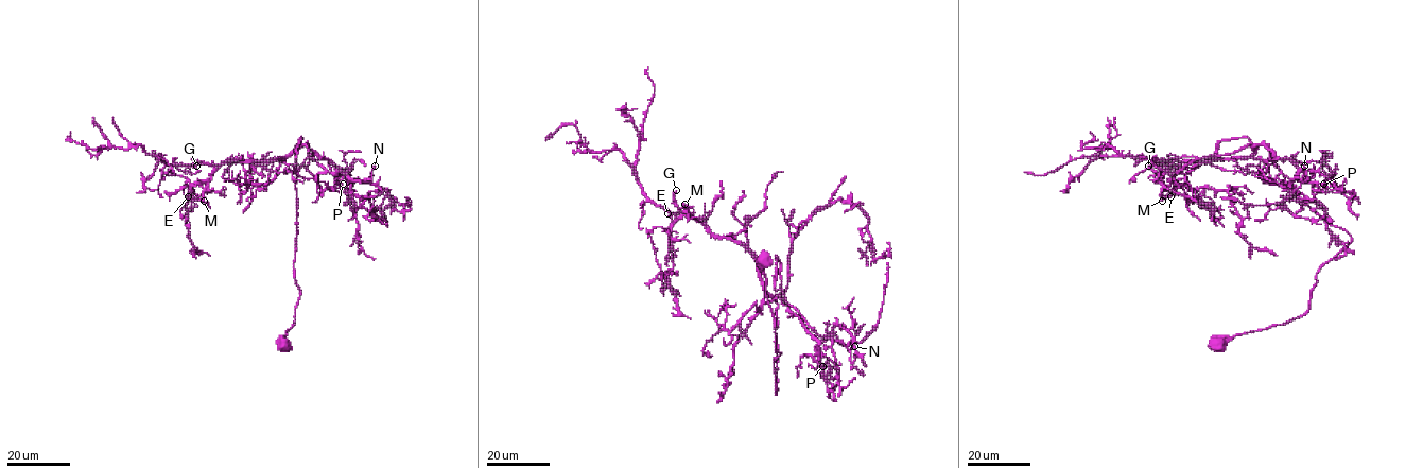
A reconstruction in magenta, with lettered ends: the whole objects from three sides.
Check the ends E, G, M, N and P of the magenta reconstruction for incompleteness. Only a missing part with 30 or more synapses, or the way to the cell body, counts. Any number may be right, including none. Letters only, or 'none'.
N

